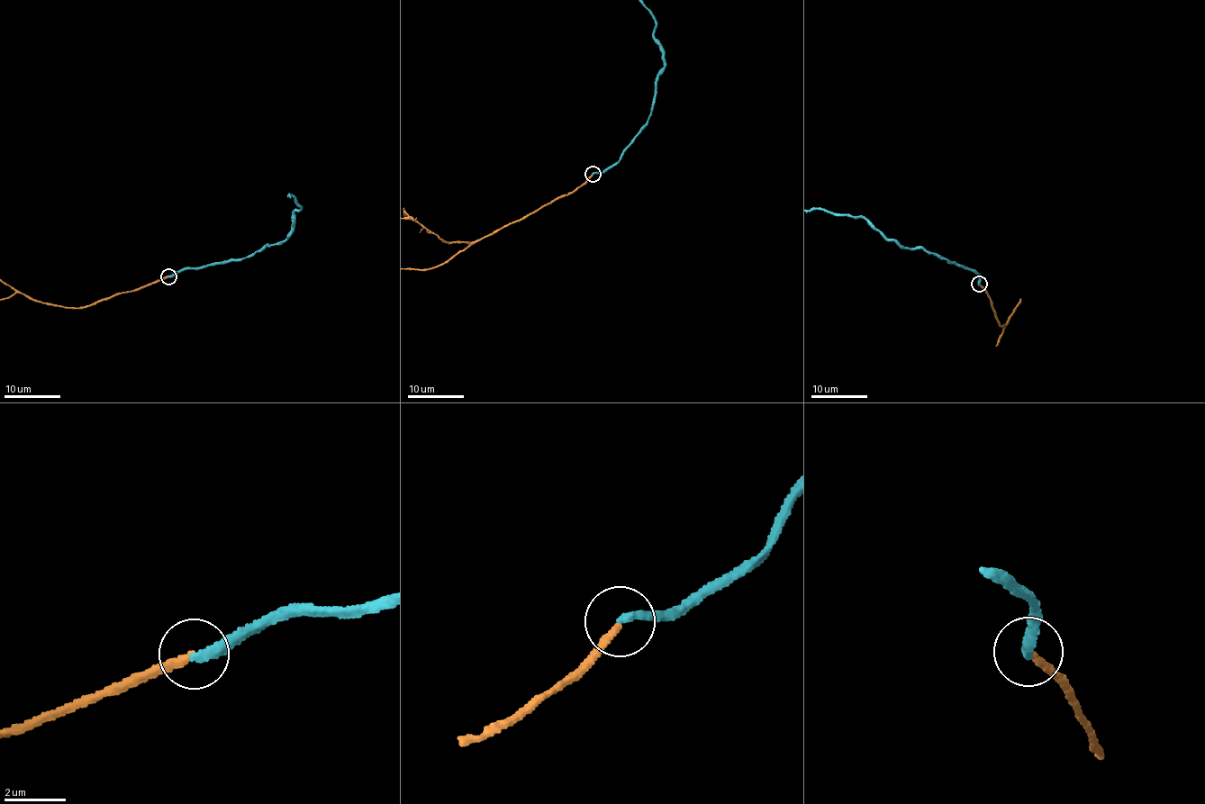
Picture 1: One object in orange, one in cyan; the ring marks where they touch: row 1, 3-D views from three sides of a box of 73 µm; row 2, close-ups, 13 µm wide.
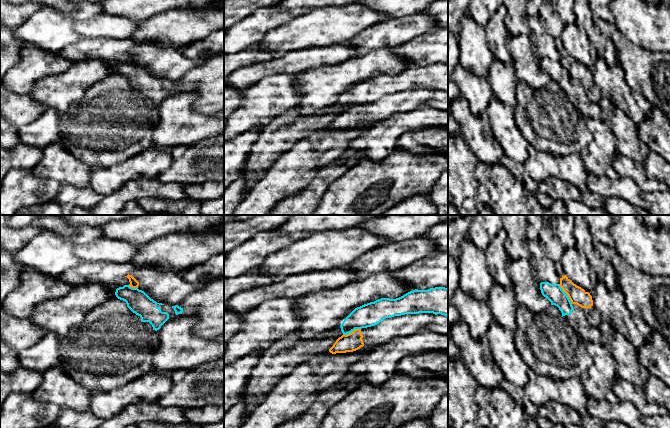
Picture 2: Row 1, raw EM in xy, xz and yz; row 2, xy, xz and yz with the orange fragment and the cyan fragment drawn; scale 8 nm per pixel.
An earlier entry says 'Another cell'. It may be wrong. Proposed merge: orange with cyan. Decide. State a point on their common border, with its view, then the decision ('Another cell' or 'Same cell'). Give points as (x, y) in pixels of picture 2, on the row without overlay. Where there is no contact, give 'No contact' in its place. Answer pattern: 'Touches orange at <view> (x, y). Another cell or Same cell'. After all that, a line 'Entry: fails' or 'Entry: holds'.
Touches orange at yz (566, 69). Another cell
Entry: holds

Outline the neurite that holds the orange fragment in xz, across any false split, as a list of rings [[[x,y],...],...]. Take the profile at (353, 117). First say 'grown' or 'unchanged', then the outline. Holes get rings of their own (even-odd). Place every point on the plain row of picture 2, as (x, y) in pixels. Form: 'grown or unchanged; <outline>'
grown; [[[405,90],[386,94],[379,100],[367,104],[355,105],[339,113],[329,125],[332,130],[353,128],[364,121],[379,122],[391,116],[412,110],[433,98],[435,90]]]

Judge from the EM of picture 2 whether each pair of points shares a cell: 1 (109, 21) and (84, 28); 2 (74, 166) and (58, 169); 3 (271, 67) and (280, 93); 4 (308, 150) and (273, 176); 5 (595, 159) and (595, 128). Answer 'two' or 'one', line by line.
1: one
2: one
3: two
4: one
5: one

